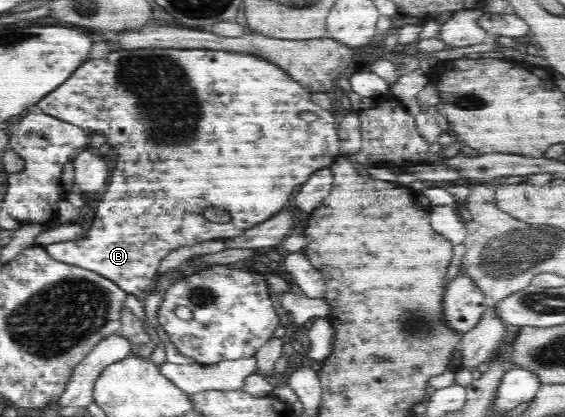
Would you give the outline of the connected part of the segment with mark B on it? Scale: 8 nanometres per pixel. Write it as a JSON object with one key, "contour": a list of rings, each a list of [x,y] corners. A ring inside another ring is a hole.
{"contour":[[[149,48],[141,49],[120,49],[109,53],[107,58],[87,59],[83,65],[78,66],[76,71],[65,81],[62,82],[55,90],[52,90],[47,96],[43,97],[37,106],[45,114],[58,118],[59,120],[74,124],[83,128],[88,133],[99,132],[109,138],[109,144],[123,144],[127,150],[119,154],[115,170],[111,174],[109,186],[105,190],[101,202],[97,204],[93,222],[85,234],[78,240],[71,242],[55,242],[45,246],[46,252],[59,262],[79,266],[86,270],[109,278],[112,282],[117,283],[126,294],[134,294],[141,298],[147,290],[151,289],[156,283],[158,270],[161,261],[173,250],[179,246],[203,242],[203,240],[217,240],[217,238],[233,238],[239,236],[243,230],[251,228],[253,224],[259,224],[275,216],[271,212],[280,212],[287,204],[287,201],[293,196],[294,190],[299,190],[309,176],[321,168],[329,168],[339,156],[339,137],[337,132],[338,117],[331,110],[324,110],[316,103],[311,101],[311,91],[301,85],[301,83],[289,78],[285,70],[279,66],[267,62],[267,59],[253,56],[253,54],[239,54],[239,52],[223,52],[223,50],[169,50],[169,48]],[[301,112],[313,112],[317,115],[315,122],[303,122],[299,118]],[[207,208],[223,208],[231,214],[231,222],[227,224],[217,224],[209,222],[203,212]]]}

